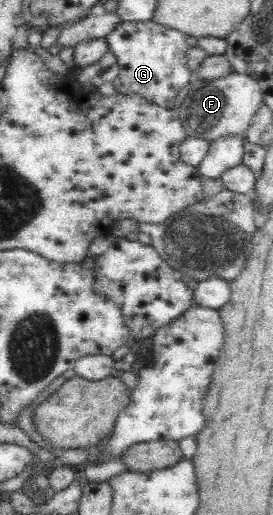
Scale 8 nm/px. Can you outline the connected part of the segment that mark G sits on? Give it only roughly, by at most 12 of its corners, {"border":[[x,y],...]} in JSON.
{"border":[[147,21],[104,40],[119,95],[173,109],[193,77],[187,36]]}

